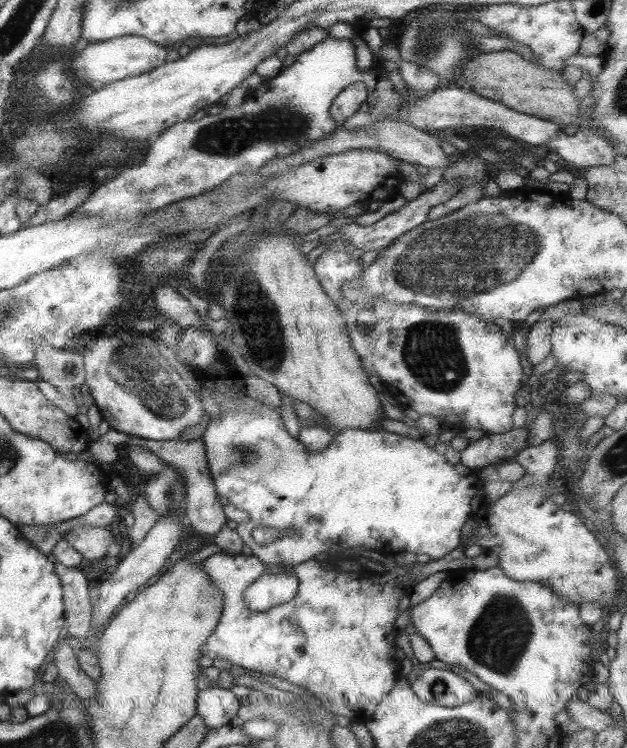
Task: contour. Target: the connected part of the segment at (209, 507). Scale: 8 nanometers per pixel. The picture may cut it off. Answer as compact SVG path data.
M180 435L172 440L155 441L146 438L130 437L125 446L130 445L144 447L150 453L158 456L162 462L176 467L178 473L184 477L186 496L182 500L182 509L184 509L185 517L188 520L188 529L194 529L203 535L213 536L226 526L227 518L224 514L224 501L222 501L215 490L202 438L184 440L182 435Z

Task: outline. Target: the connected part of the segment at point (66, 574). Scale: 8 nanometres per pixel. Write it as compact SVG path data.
M54 562L63 590L63 612L66 632L72 638L84 640L88 635L93 604L85 572Z

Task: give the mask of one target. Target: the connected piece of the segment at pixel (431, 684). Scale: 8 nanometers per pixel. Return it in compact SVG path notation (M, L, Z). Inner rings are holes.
M436 668L422 670L412 678L411 689L424 702L450 708L471 701L478 693L462 676Z

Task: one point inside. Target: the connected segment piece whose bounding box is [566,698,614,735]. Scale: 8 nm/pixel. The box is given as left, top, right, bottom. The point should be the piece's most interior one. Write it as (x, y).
(587, 717)

